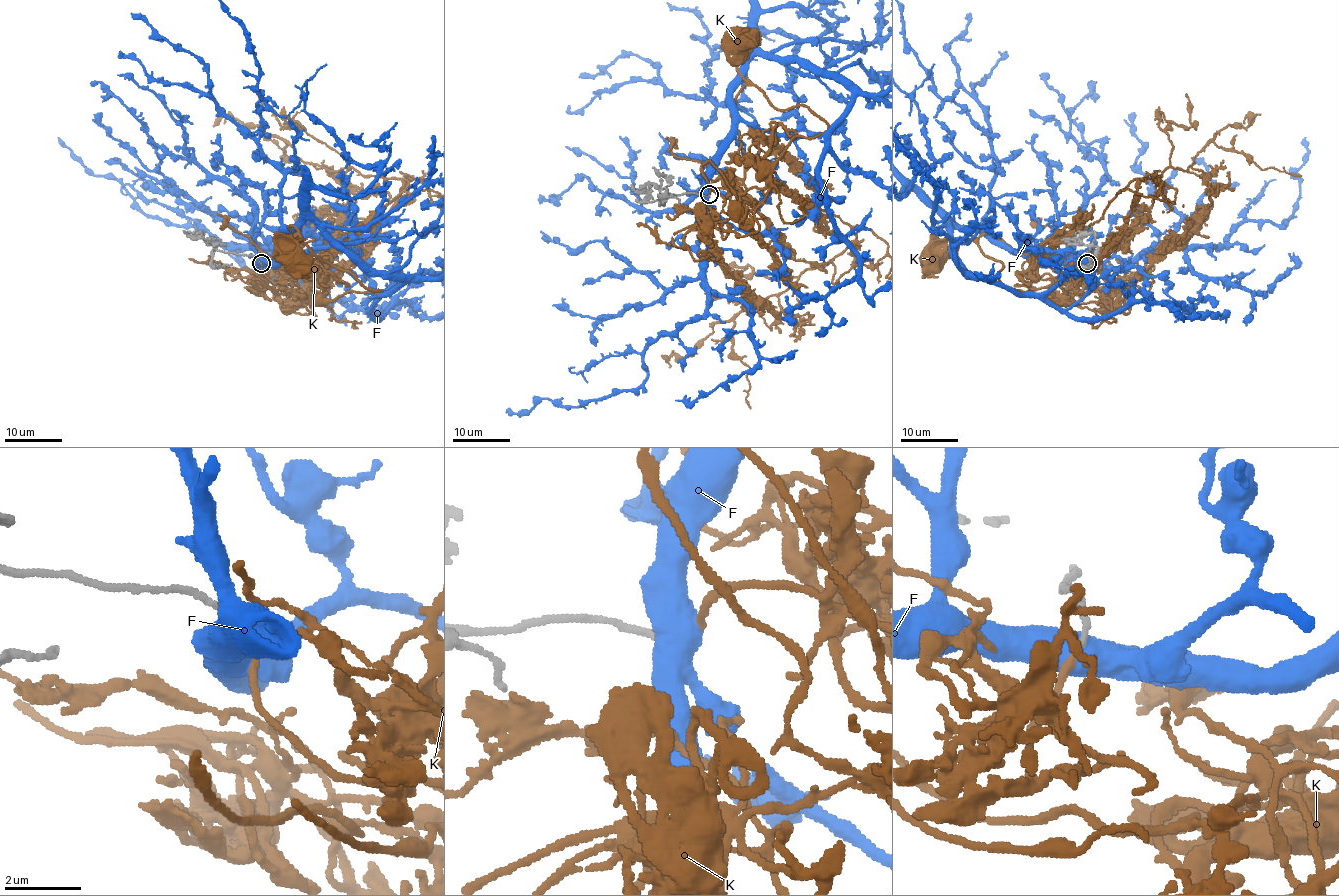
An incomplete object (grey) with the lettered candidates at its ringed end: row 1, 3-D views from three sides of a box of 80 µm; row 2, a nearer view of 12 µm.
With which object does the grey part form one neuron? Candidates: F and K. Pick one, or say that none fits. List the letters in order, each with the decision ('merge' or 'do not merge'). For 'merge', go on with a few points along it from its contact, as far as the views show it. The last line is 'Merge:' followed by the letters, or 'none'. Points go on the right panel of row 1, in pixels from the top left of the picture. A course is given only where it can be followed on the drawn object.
F: do not merge
K: merge
Merge: K

